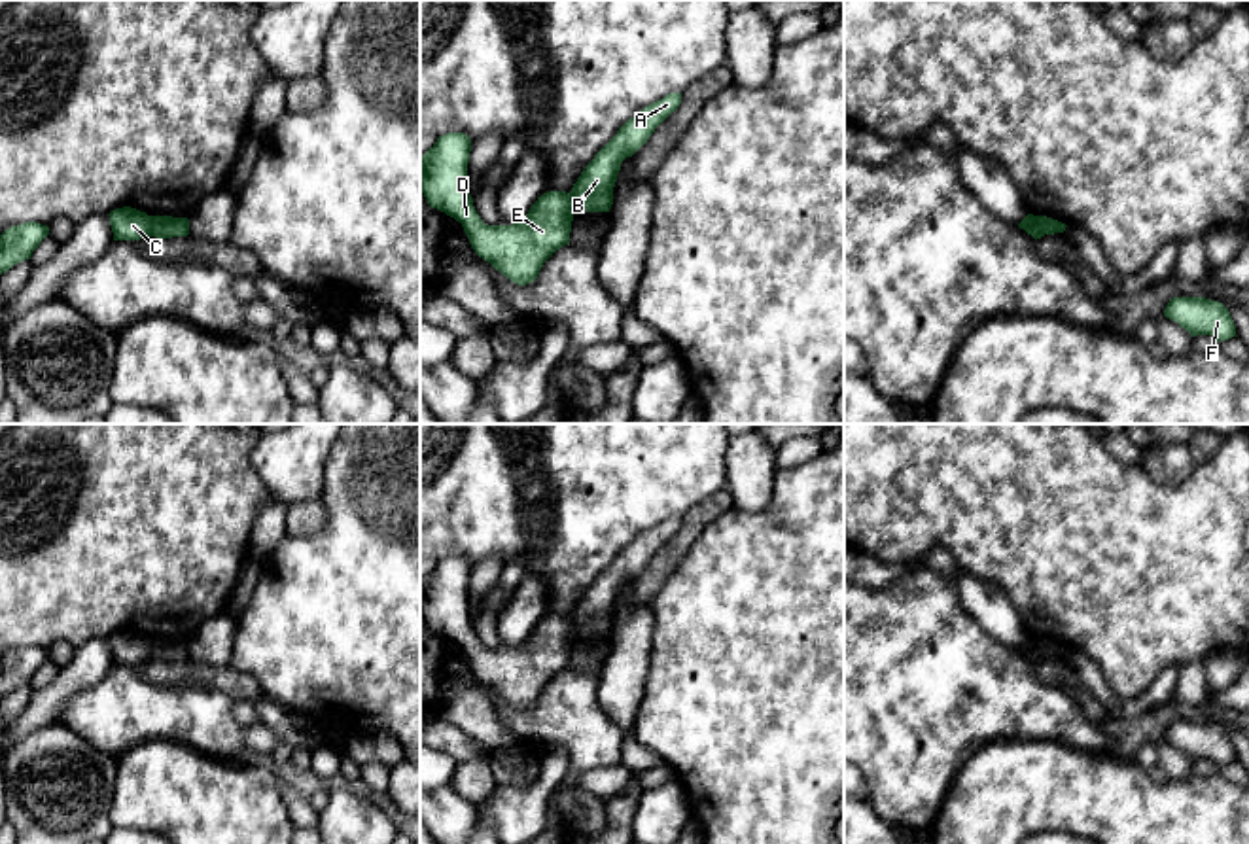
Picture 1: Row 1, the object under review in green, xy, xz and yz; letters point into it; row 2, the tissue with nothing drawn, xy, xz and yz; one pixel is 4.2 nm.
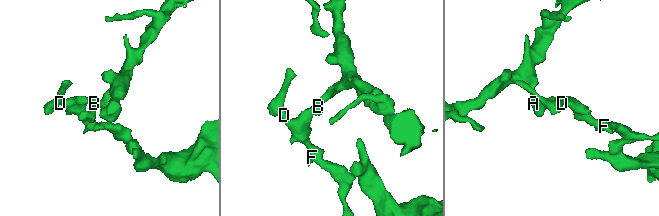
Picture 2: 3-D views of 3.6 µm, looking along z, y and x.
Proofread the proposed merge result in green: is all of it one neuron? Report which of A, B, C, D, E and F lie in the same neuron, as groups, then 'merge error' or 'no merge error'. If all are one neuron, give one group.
groups A B / C D E F; merge error

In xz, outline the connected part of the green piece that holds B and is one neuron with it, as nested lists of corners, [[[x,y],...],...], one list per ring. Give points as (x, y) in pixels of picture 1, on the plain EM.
[[[670,517],[630,541],[573,607],[570,617],[575,630],[587,636],[609,636],[621,587],[632,581],[679,528],[681,517]]]

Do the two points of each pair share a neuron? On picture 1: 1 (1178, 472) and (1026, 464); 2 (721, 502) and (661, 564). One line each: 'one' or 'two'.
1: two
2: one

